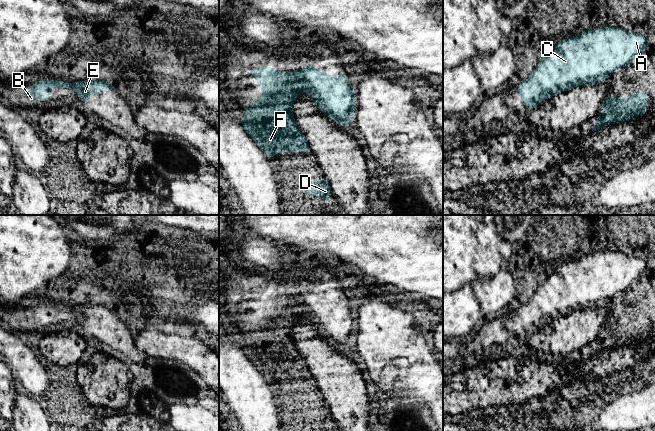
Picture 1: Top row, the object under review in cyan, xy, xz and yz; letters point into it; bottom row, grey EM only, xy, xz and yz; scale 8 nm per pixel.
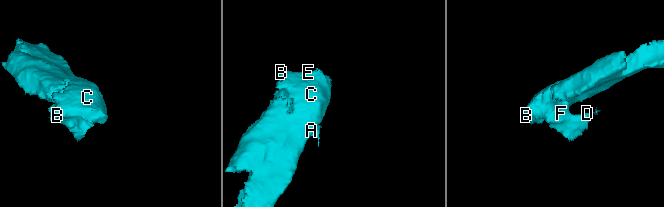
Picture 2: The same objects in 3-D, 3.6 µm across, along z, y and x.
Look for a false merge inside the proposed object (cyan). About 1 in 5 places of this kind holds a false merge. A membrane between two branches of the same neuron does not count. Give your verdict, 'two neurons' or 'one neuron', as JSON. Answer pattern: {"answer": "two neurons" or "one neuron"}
{"answer": "one neuron"}

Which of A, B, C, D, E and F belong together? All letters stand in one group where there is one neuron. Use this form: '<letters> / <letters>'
A B C D E F

